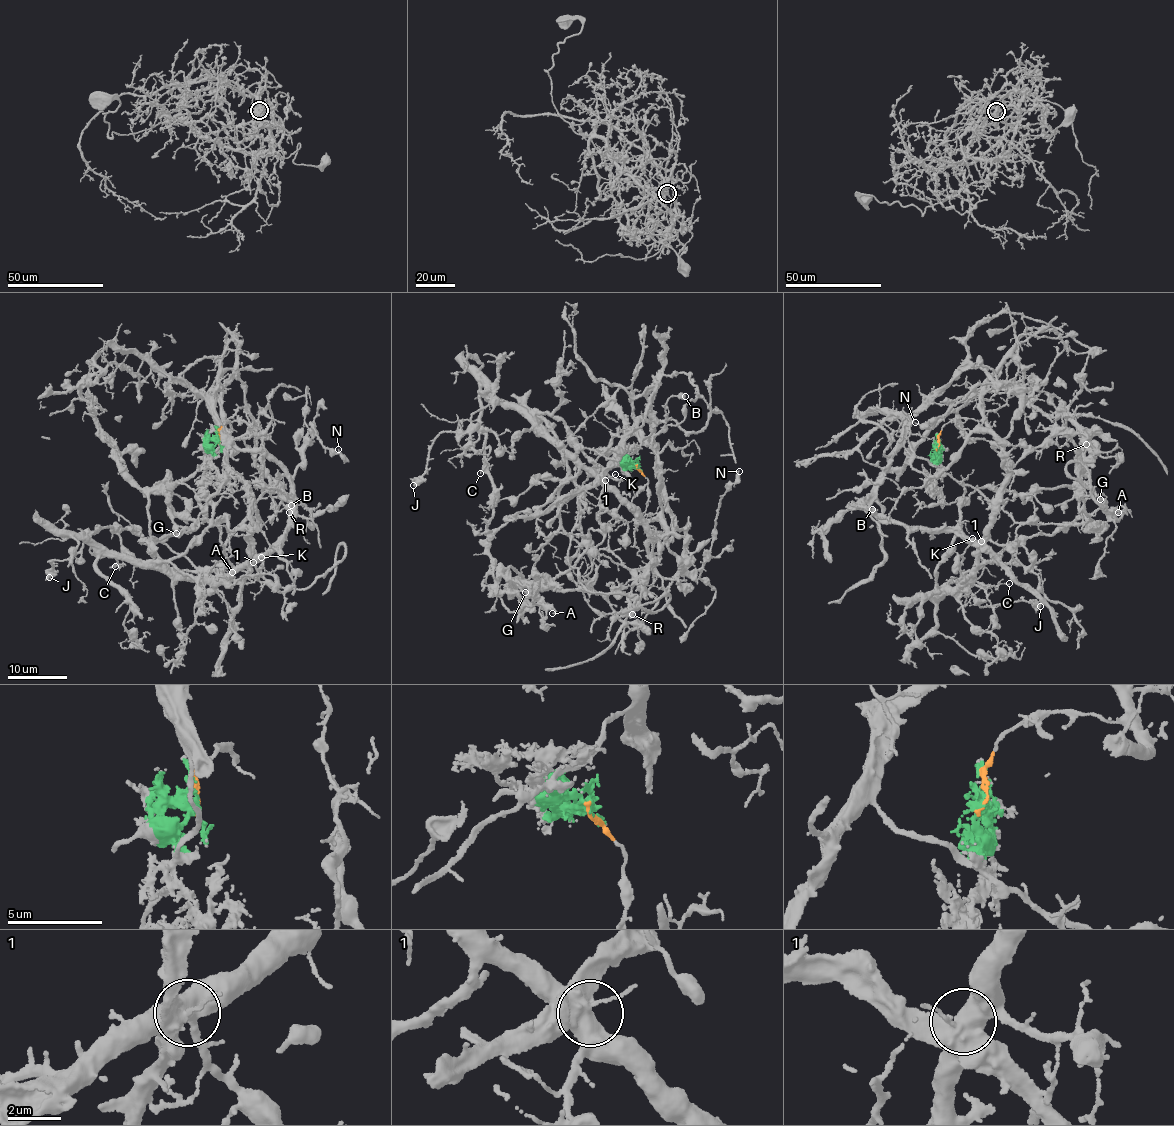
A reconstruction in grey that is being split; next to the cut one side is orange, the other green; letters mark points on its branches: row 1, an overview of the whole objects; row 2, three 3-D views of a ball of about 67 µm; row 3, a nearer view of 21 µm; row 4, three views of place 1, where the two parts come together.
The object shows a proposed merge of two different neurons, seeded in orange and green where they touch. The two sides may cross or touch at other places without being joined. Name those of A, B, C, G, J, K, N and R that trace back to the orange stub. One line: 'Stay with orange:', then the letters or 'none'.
Stay with orange: A, B, C, G, J, K, N, R

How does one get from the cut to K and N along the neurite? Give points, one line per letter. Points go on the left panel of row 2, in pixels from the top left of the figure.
K: (219, 440), (225, 422), (232, 440), (262, 451), (290, 485), (287, 537), (253, 561), (262, 558)
N: (219, 440), (225, 422), (232, 440), (262, 451), (290, 480), (311, 424), (321, 442), (341, 454), (338, 448)

